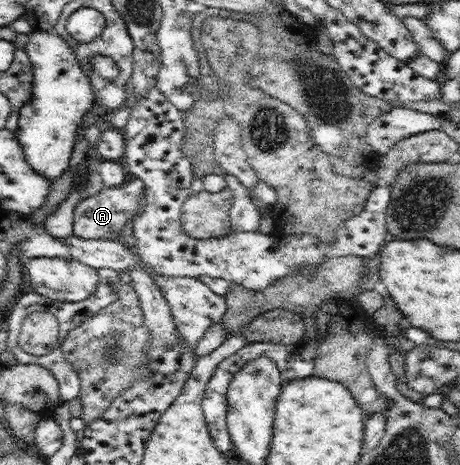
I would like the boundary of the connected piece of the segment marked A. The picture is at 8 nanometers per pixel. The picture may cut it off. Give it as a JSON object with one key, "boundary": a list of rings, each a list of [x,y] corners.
{"boundary":[[[137,178],[124,187],[102,186],[96,195],[78,202],[74,210],[74,235],[84,239],[115,239],[119,236],[125,222],[135,218],[140,207],[140,200],[145,196],[144,182]]]}

